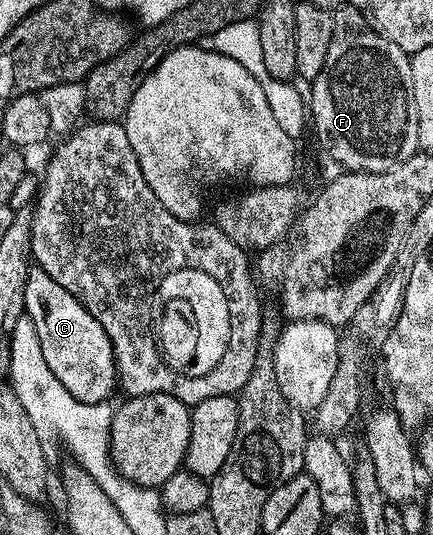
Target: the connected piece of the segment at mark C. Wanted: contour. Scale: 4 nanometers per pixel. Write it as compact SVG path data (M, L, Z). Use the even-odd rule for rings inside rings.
M32 266L28 272L24 311L37 331L46 365L78 402L102 403L109 399L112 391L117 391L116 359L110 338L106 330L102 330L102 322L39 266Z

